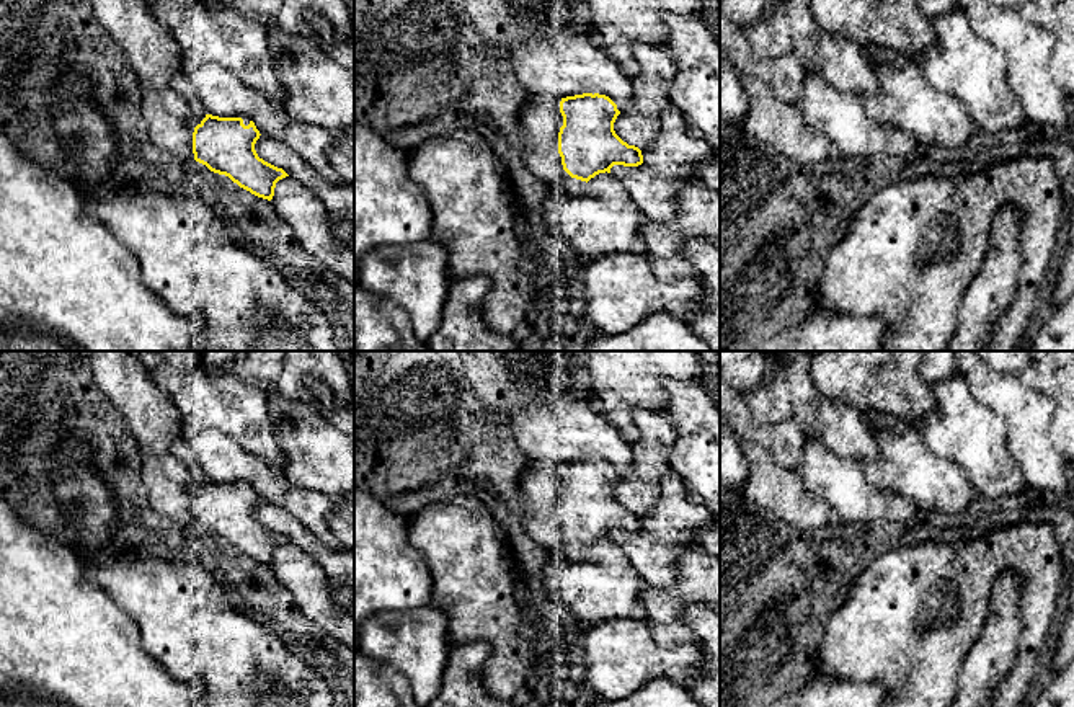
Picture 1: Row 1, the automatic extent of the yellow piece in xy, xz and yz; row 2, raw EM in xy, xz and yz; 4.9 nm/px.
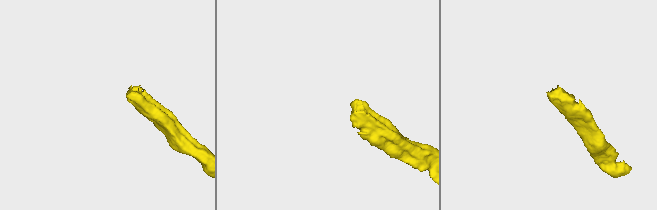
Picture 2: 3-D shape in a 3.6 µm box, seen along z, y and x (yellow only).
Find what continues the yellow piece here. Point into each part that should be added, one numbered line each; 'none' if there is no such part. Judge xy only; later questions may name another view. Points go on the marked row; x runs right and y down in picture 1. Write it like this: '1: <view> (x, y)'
1: xy (173, 134)

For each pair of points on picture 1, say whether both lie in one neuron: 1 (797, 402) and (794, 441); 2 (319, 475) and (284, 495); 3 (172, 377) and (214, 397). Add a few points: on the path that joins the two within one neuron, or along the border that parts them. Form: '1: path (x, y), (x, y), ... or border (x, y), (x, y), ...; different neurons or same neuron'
1: border (774, 423), (794, 422), (807, 436); different neurons
2: border (279, 471), (294, 485), (332, 498); different neurons
3: path (181, 377), (204, 397); same neuron

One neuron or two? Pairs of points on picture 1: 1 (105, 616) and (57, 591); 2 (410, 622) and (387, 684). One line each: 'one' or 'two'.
1: one
2: two

